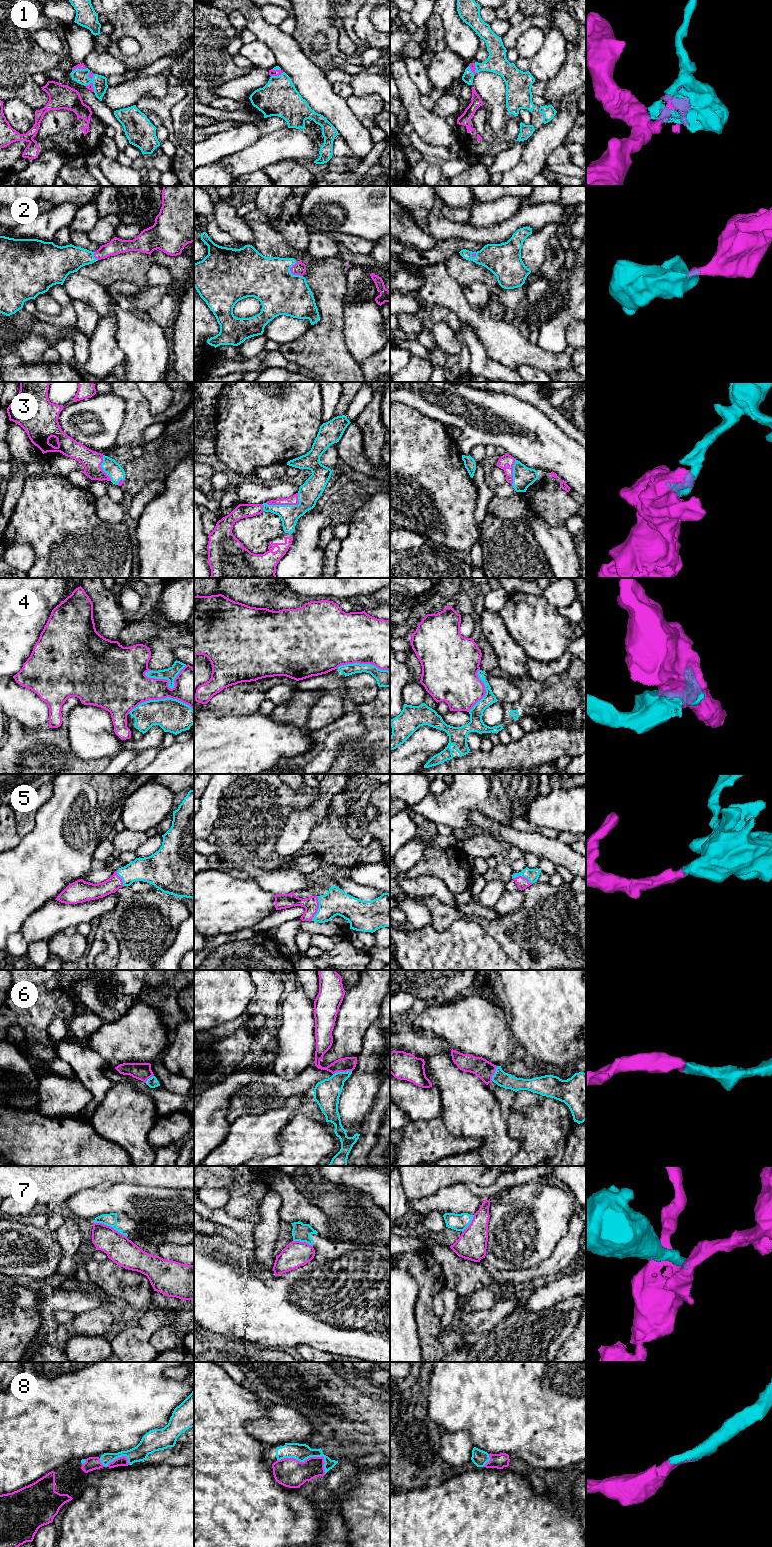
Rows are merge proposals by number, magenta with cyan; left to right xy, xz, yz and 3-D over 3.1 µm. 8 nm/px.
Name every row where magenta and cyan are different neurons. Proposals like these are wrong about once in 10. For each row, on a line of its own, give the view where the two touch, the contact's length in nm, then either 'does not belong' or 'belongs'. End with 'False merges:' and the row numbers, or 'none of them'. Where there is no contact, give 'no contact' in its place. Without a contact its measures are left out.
1: meets magenta in xz; contact 110 nm long; belongs
2: meets magenta in xz; contact 140 nm long; belongs
3: meets magenta in xz; contact 280 nm long; belongs
4: meets magenta in xy; contact 550 nm long; does not belong
5: meets magenta in xz; contact 200 nm long; belongs
6: meets magenta in xz; contact 160 nm long; belongs
7: meets magenta in xy; contact 300 nm long; does not belong
8: meets magenta in xz; contact 400 nm long; belongs
False merges: 4, 7

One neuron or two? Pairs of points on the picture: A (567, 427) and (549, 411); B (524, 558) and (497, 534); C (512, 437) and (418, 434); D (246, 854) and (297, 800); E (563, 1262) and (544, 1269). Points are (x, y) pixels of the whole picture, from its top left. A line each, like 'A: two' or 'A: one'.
A: one
B: one
C: two
D: one
E: one

